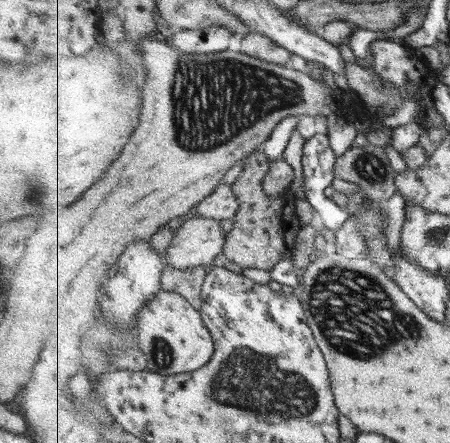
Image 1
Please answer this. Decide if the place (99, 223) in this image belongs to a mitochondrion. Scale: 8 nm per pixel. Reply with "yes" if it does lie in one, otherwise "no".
no

